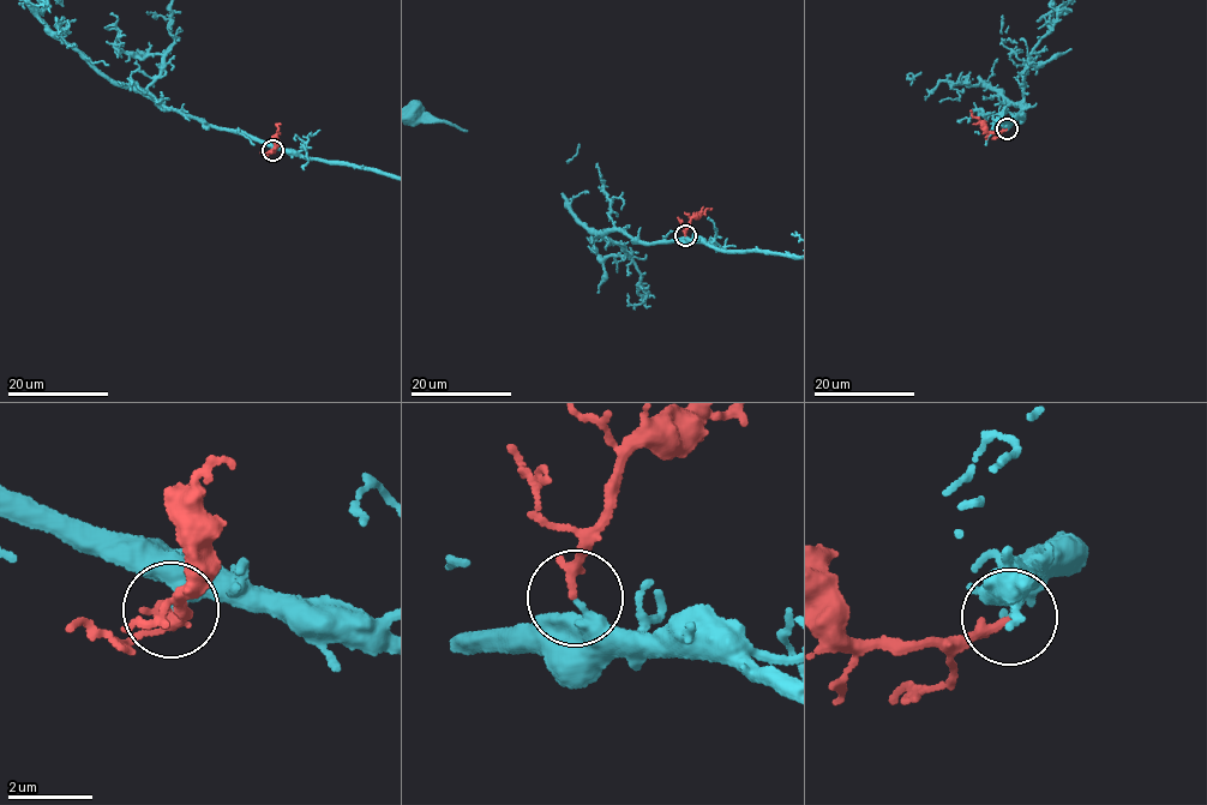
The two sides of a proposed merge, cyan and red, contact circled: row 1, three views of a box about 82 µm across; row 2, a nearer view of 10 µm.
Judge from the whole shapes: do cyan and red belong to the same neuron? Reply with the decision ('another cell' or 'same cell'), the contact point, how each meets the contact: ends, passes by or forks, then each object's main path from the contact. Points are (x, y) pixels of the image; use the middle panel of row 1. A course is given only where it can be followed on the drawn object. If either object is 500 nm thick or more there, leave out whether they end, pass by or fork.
another cell; at (685, 235); cyan ends there; red ends there; red runs (685, 235), (690, 220), (712, 208)

